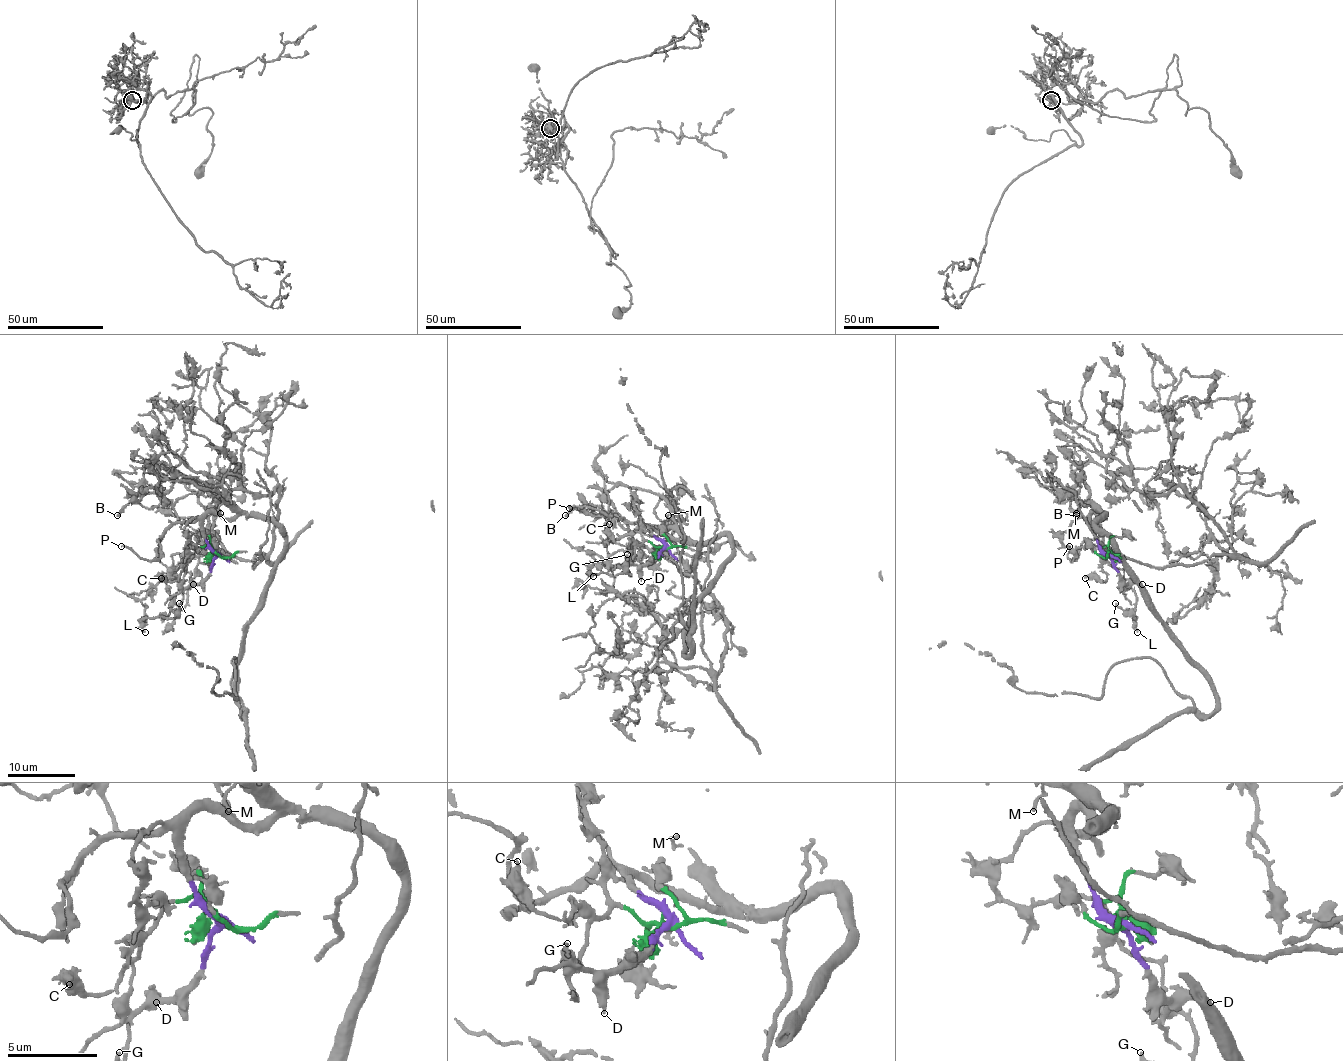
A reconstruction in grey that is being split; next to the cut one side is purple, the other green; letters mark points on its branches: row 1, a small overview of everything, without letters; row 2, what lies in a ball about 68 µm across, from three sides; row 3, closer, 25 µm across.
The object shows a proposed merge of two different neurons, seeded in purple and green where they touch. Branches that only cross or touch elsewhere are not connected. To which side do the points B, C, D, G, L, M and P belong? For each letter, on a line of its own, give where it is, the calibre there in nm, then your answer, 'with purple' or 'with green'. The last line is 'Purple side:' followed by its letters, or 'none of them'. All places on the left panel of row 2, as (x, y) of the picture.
B: (117, 515) | 240 nm | with purple
C: (161, 578) | 360 nm | with green
D: (193, 584) | 300 nm | with purple
G: (179, 603) | 220 nm | with green
L: (145, 632) | 200 nm | with green
M: (220, 513) | 160 nm | with purple
P: (121, 546) | 180 nm | with purple
Purple side: B, D, M, P

